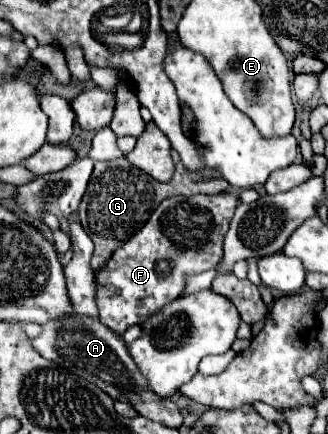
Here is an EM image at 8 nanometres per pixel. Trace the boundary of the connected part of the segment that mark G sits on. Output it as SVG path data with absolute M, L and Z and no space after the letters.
M117 158L117 160L109 160L109 162L95 162L95 170L91 176L91 182L87 186L87 192L81 200L79 206L79 220L83 222L83 226L87 226L87 234L91 234L91 240L95 242L95 252L91 258L91 268L97 270L101 268L107 258L111 258L111 254L127 240L131 238L151 216L149 212L155 210L161 200L165 200L167 196L173 194L221 194L227 192L231 188L231 184L224 179L213 179L211 182L191 182L191 178L187 178L187 170L185 166L181 166L181 160L175 160L177 168L175 168L175 176L171 182L167 184L143 184L143 176L137 176L137 168L131 166L125 158Z

